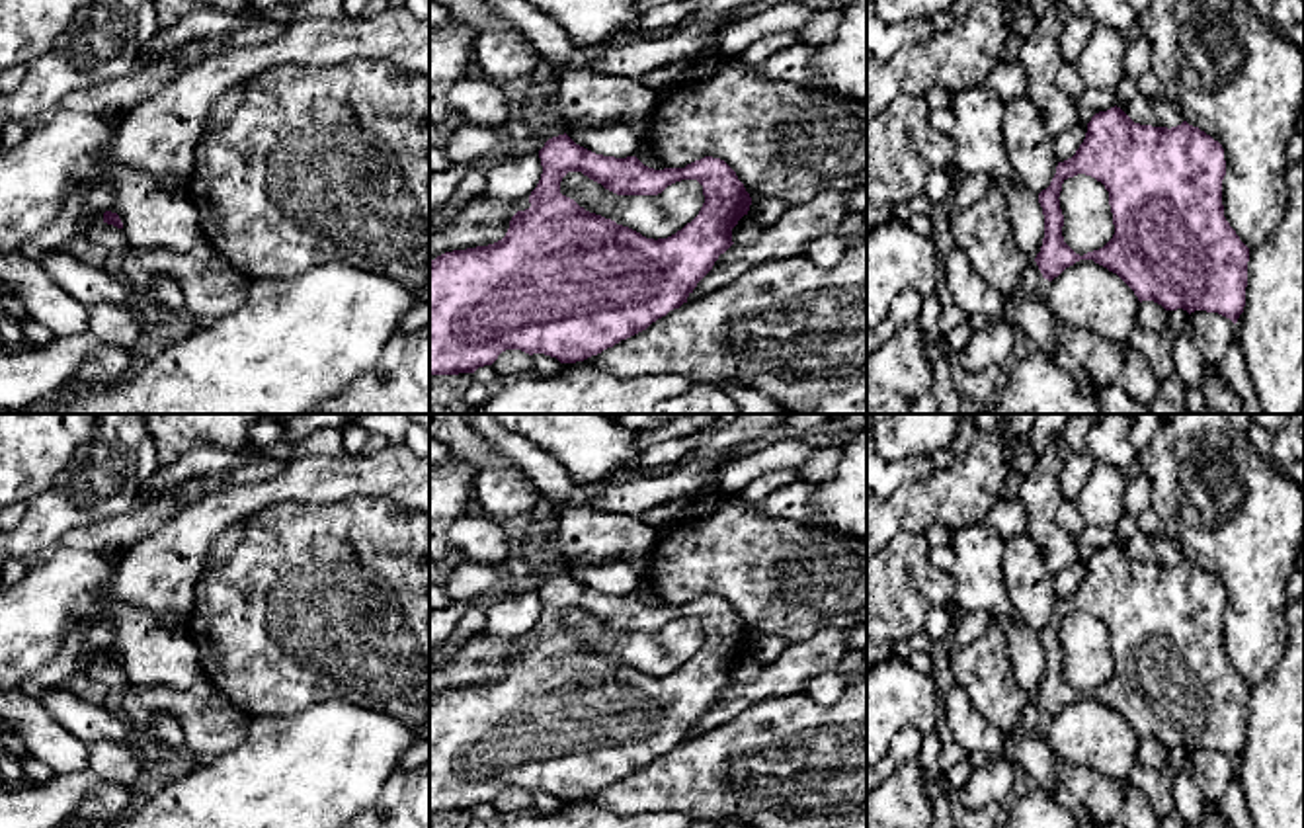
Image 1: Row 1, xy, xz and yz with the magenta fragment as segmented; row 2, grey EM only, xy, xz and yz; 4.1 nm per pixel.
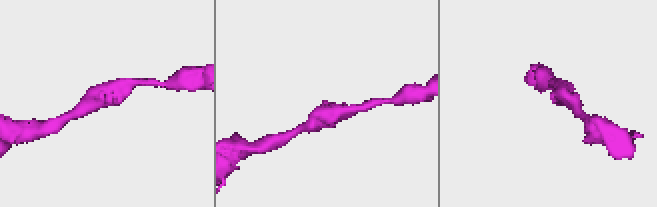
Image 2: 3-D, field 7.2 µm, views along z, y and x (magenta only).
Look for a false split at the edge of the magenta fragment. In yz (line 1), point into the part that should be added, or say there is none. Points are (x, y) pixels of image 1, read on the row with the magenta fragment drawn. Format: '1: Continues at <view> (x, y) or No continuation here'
1: No continuation here

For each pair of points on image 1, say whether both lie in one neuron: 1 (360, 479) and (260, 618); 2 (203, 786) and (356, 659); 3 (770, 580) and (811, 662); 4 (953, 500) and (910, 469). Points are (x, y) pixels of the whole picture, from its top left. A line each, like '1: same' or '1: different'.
1: different
2: different
3: different
4: different

